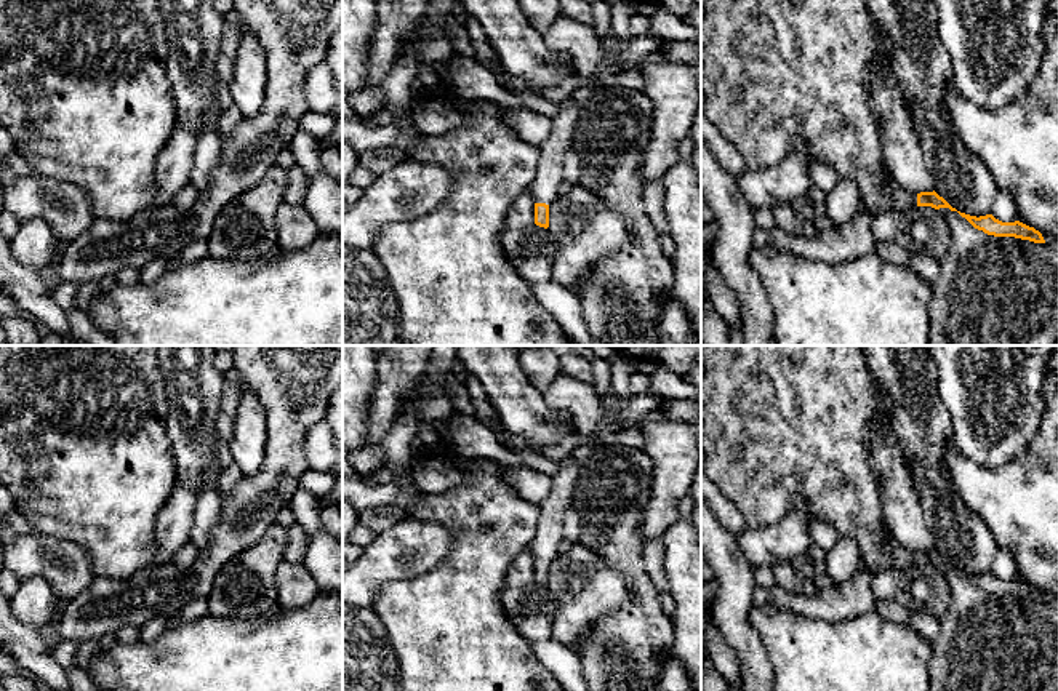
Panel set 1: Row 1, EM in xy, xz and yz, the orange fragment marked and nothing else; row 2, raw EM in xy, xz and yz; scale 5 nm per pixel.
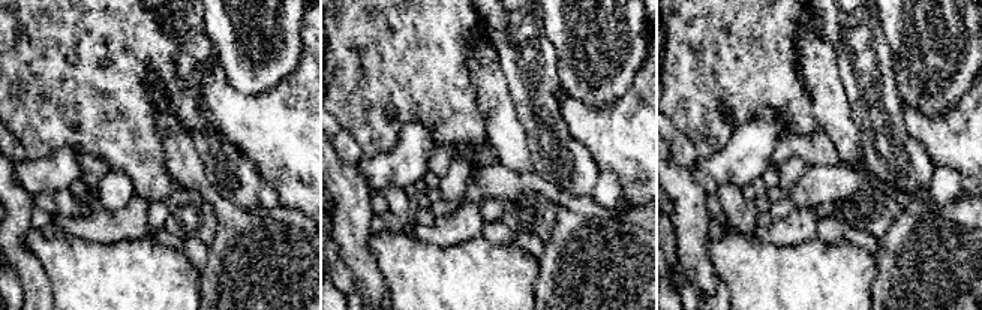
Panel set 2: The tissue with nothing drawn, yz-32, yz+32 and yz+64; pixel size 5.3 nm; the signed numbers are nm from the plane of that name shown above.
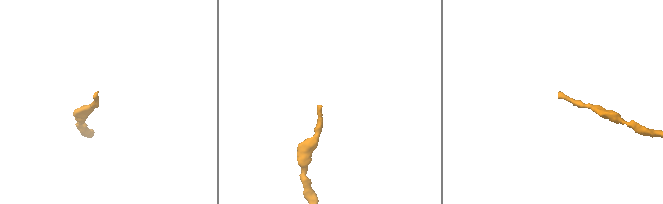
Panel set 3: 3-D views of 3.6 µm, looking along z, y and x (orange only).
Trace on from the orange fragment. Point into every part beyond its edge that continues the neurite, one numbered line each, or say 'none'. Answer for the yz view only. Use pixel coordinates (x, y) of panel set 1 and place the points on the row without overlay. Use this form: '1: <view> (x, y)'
1: yz (901, 559)

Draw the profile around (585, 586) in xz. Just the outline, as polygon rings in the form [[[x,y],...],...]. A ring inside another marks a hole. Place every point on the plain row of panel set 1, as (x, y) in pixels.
[[[581,544],[549,563],[549,587],[557,600],[552,640],[568,648],[584,629],[627,600],[623,574]]]

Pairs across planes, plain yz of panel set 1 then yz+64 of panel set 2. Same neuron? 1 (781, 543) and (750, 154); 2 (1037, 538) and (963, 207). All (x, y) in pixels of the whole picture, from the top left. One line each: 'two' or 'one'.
1: one
2: two

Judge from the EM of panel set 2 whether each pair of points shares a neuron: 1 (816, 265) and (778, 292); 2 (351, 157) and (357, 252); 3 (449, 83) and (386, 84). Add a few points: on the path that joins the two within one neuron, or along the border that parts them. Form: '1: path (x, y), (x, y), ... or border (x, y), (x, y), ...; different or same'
1: path (807, 274), (787, 292); same
2: border (336, 150), (345, 162), (356, 166); different
3: path (434, 83), (401, 83); same

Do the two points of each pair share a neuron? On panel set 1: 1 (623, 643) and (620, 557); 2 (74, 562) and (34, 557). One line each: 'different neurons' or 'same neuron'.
1: same neuron
2: same neuron

